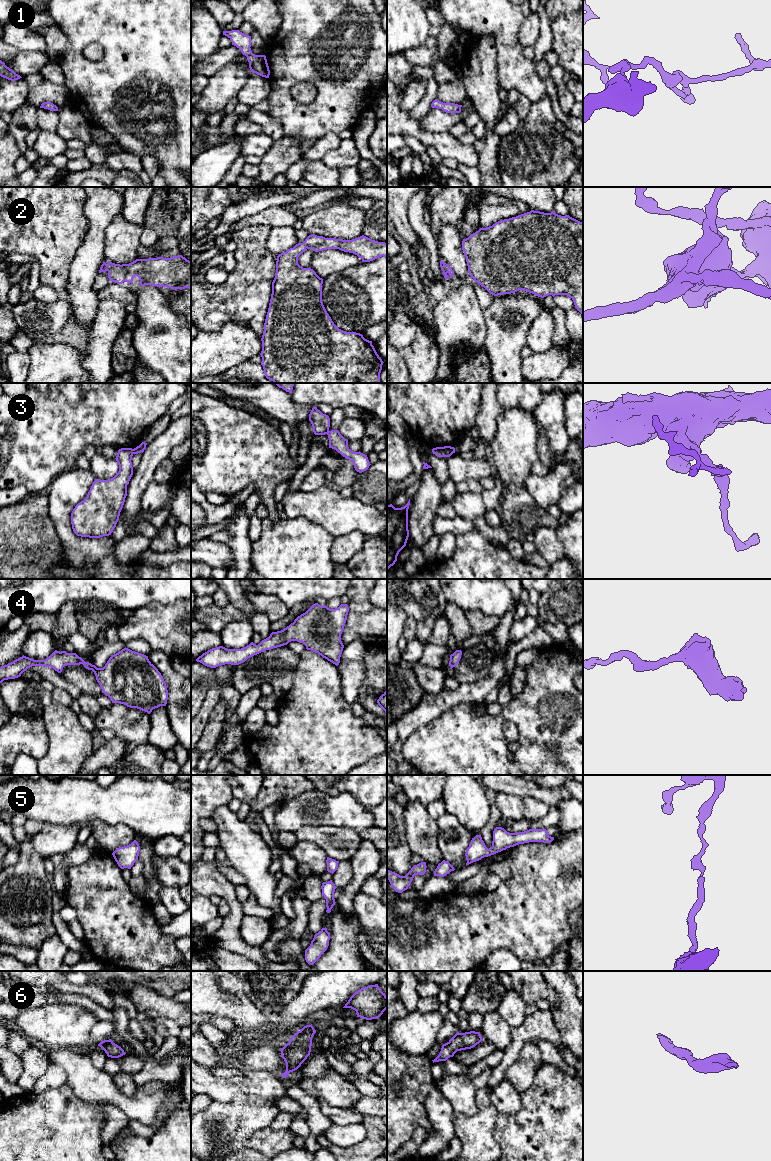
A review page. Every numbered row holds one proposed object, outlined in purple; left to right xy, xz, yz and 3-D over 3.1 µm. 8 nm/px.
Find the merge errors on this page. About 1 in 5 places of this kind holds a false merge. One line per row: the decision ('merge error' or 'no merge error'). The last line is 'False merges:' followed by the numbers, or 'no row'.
1: no merge error
2: no merge error
3: merge error
4: no merge error
5: no merge error
6: no merge error
False merges: 3

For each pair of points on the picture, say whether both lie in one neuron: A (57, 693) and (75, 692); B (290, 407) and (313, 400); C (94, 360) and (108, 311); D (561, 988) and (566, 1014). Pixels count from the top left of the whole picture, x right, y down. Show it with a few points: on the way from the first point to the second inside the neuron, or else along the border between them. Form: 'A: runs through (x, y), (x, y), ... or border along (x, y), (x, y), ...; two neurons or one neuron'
A: border along (55, 686), (63, 688), (74, 699); two neurons
B: border along (290, 393), (290, 396), (296, 402), (304, 405); two neurons
C: runs through (99, 348), (101, 338), (108, 323); one neuron
D: runs through (566, 994), (566, 1008); one neuron

